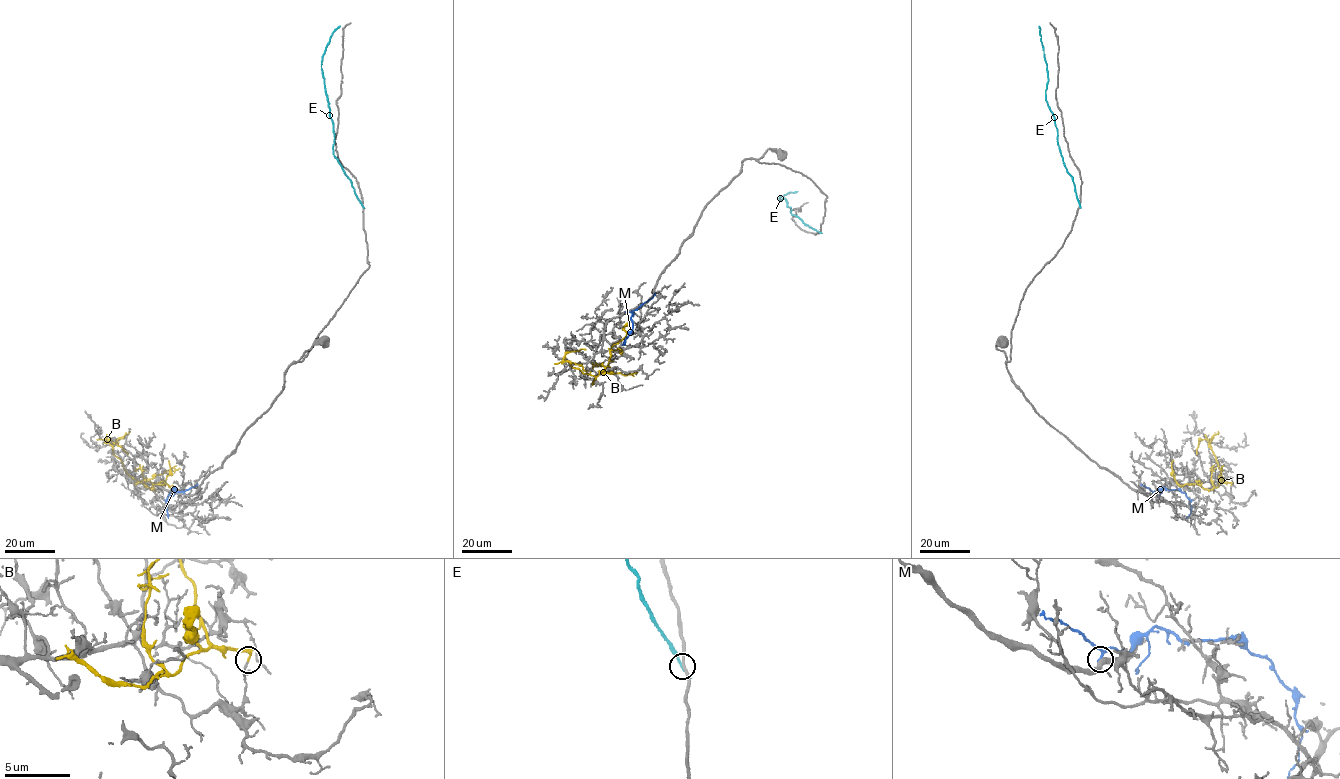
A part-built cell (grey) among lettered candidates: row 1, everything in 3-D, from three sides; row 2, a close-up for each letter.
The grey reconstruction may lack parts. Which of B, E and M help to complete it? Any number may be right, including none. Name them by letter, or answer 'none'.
none

